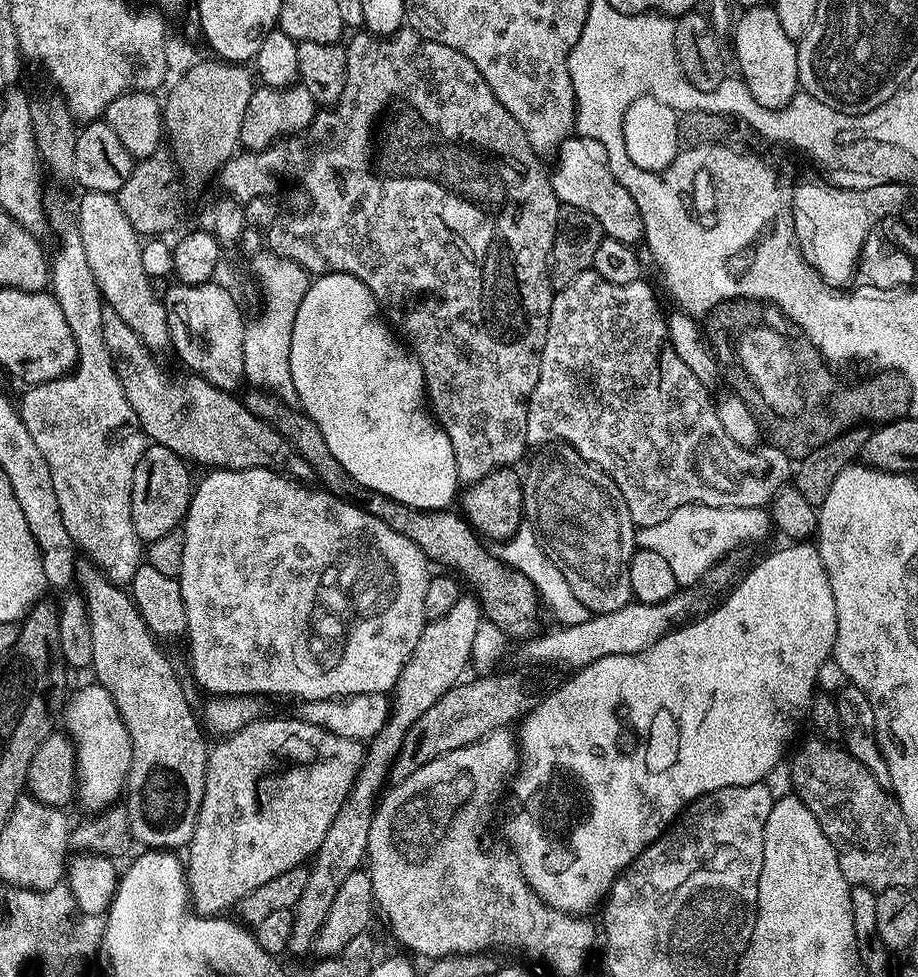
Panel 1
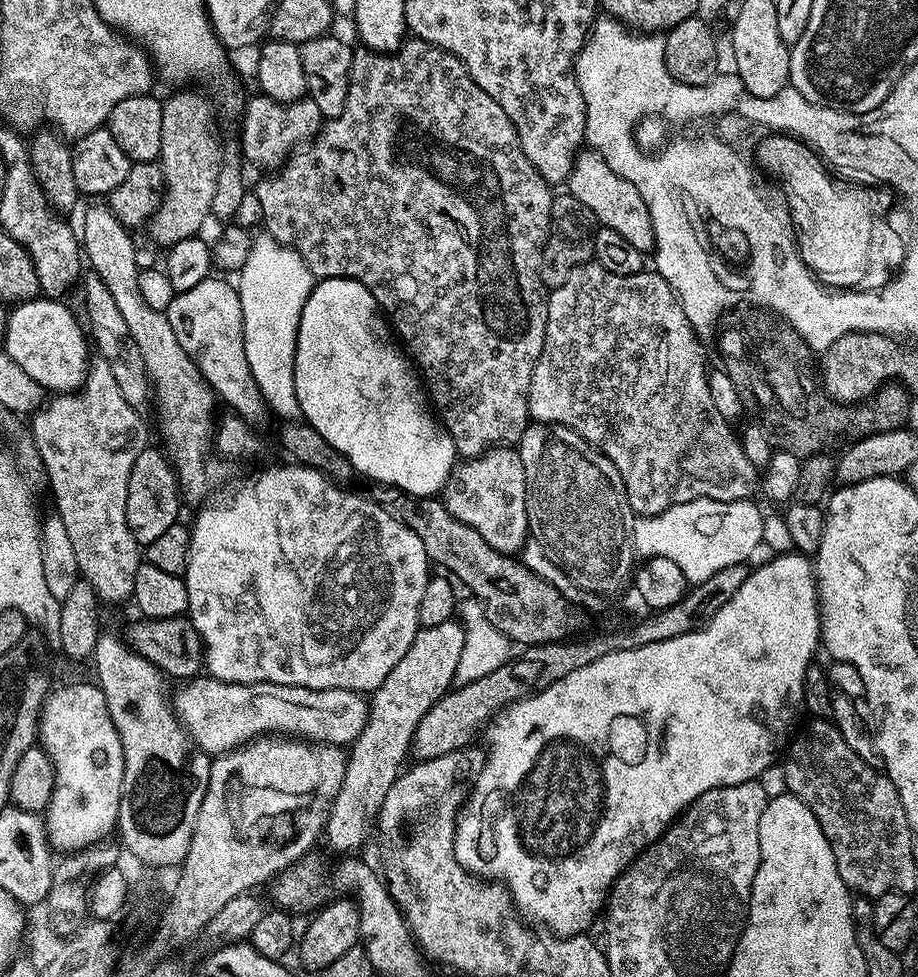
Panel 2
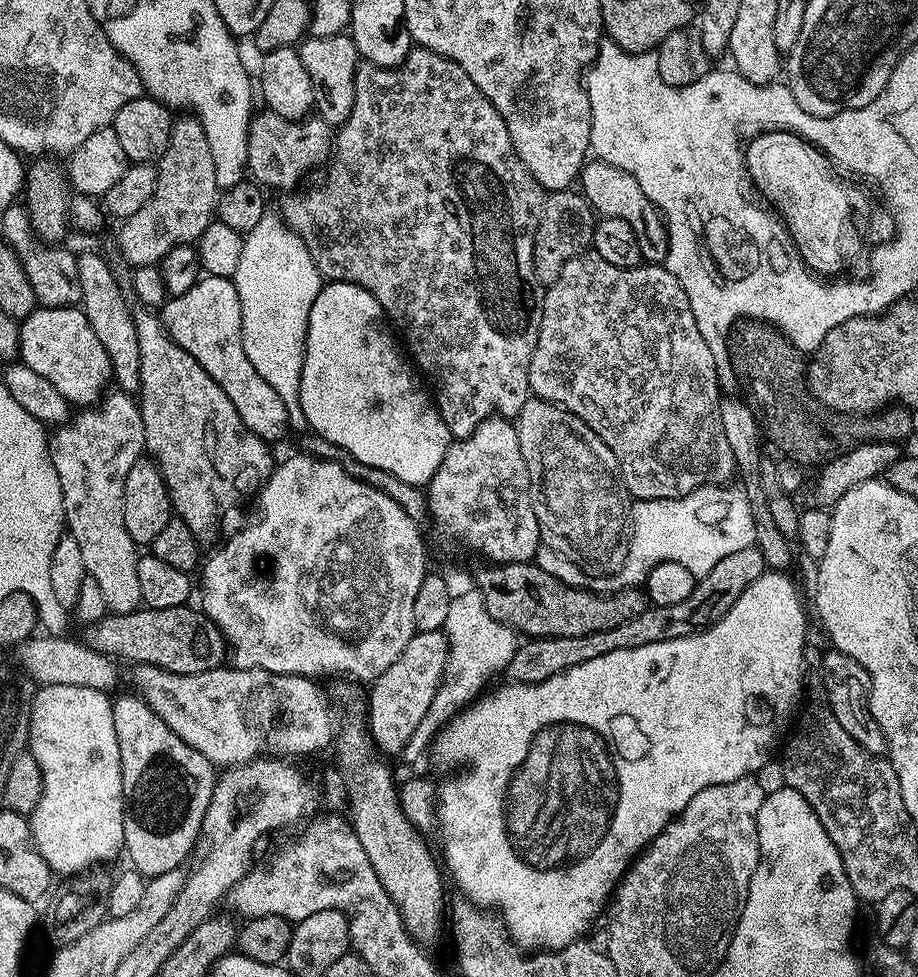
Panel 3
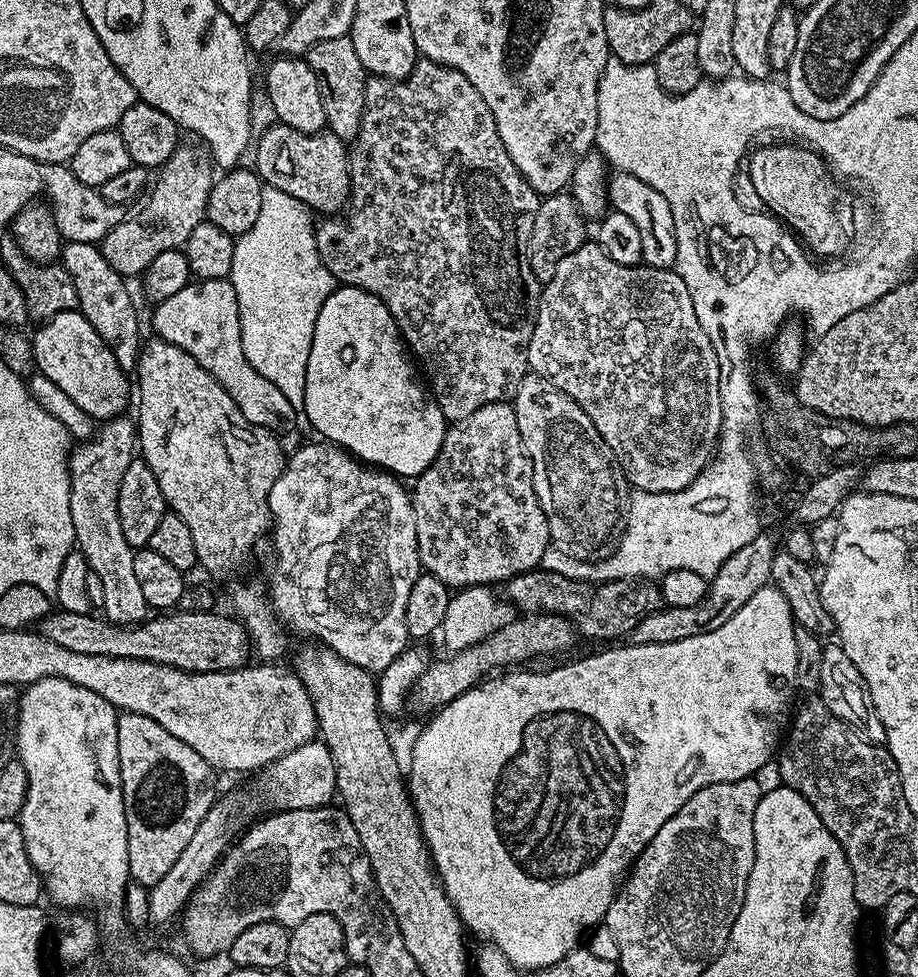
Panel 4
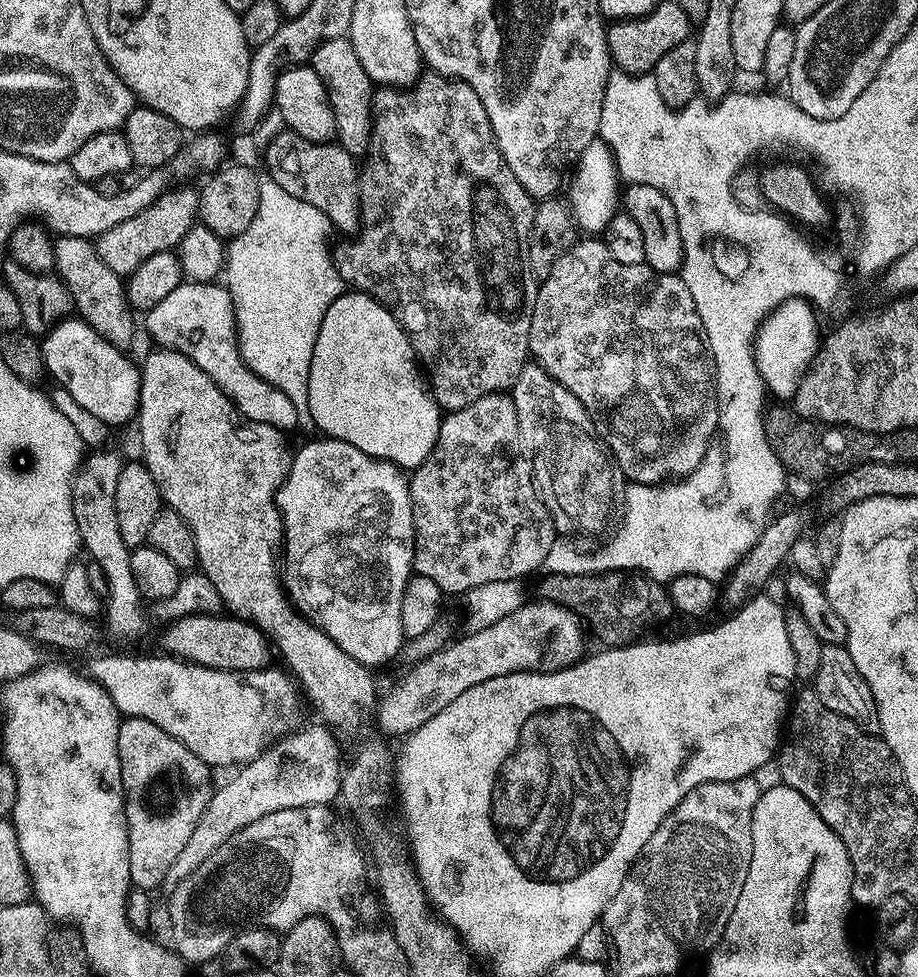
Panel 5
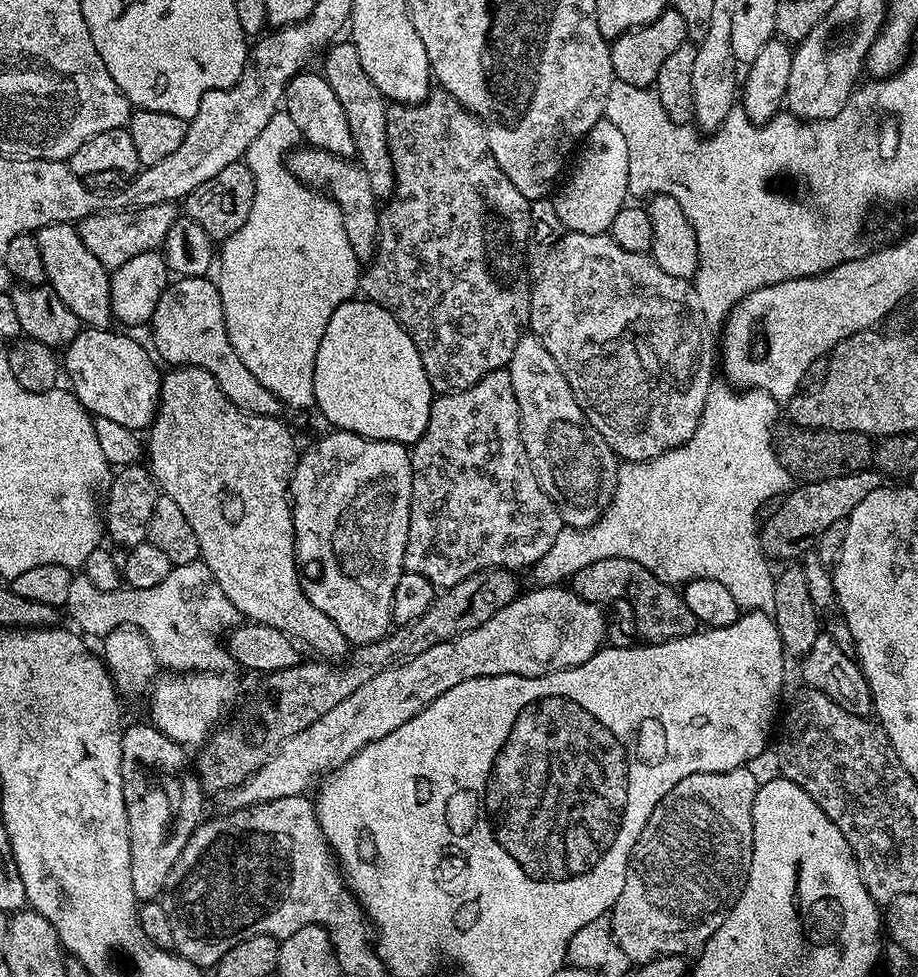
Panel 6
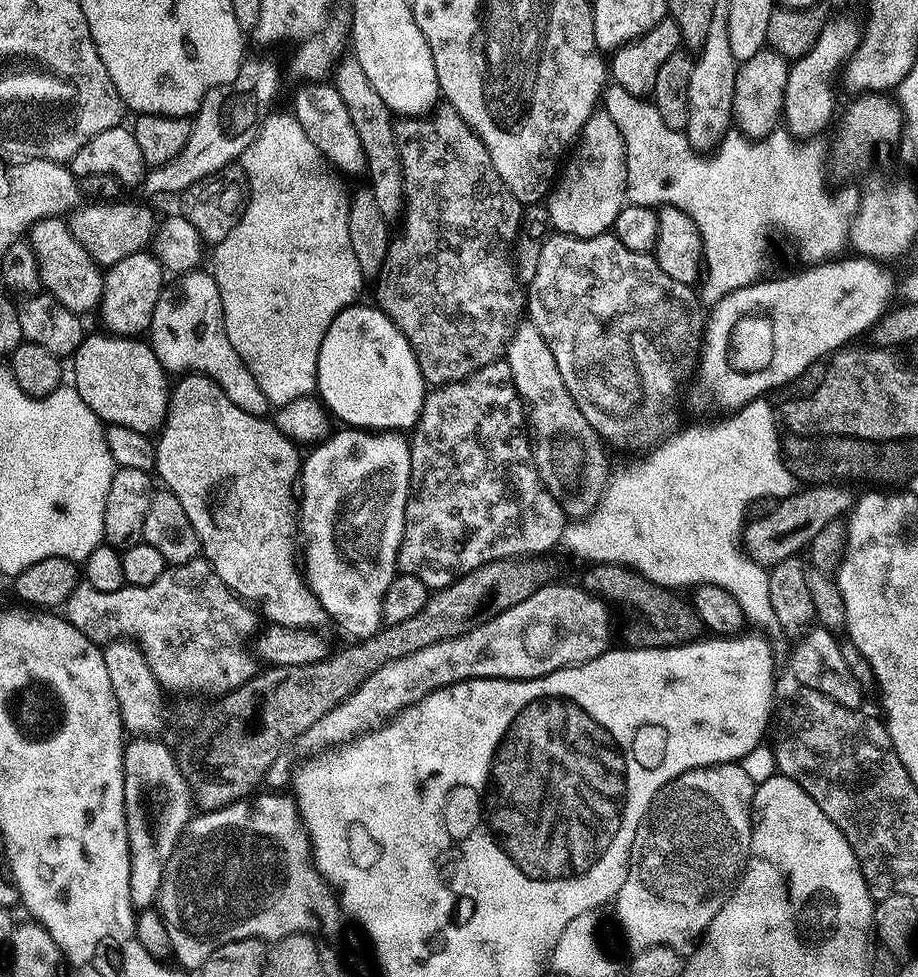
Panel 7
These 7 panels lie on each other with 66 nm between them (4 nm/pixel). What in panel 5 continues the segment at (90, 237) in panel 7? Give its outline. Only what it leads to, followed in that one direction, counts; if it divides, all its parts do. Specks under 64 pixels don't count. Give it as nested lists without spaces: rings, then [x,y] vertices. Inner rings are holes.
[[[195,187],[164,192],[150,207],[142,210],[142,214],[134,214],[134,218],[118,222],[118,226],[95,237],[96,253],[102,262],[106,262],[106,266],[110,266],[110,270],[127,278],[134,270],[138,270],[138,266],[142,266],[142,262],[146,262],[146,258],[173,251],[180,239],[197,223],[199,207],[200,197]]]

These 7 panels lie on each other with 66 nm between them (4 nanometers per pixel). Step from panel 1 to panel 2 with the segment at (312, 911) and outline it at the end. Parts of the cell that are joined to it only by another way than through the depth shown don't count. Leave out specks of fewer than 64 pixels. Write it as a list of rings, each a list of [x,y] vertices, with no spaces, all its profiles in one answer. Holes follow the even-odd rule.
[[[456,618],[442,622],[442,626],[421,628],[414,642],[410,642],[410,650],[402,654],[398,666],[394,666],[394,670],[386,674],[386,682],[382,682],[382,686],[378,686],[376,691],[371,693],[368,721],[362,734],[358,734],[358,738],[350,745],[346,774],[328,811],[328,823],[324,825],[323,835],[326,840],[328,836],[328,844],[334,851],[344,852],[340,854],[352,854],[355,853],[352,852],[355,848],[363,846],[364,839],[368,836],[368,823],[371,820],[373,823],[377,819],[380,803],[386,798],[390,786],[394,786],[394,782],[405,767],[404,759],[406,761],[409,759],[412,738],[414,730],[418,730],[418,722],[422,722],[422,718],[426,718],[429,710],[443,698],[445,692],[453,687],[455,671],[463,648],[463,636],[464,628]]]

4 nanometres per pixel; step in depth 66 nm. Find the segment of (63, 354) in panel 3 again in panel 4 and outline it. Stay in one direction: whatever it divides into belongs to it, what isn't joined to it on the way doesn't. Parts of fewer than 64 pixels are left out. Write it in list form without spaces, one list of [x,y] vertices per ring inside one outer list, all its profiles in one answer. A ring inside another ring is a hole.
[[[77,311],[63,312],[41,323],[31,337],[38,372],[54,382],[81,410],[96,422],[107,422],[123,413],[128,404],[129,373],[120,367],[110,346]]]

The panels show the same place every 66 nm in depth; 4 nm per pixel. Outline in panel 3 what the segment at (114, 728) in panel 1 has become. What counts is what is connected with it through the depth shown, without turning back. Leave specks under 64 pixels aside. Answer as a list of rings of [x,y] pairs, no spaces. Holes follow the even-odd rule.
[[[46,684],[37,687],[32,693],[26,748],[38,762],[42,774],[42,798],[38,798],[30,817],[32,840],[53,873],[75,874],[121,855],[124,847],[124,791],[118,734],[114,734],[109,693],[86,686]]]

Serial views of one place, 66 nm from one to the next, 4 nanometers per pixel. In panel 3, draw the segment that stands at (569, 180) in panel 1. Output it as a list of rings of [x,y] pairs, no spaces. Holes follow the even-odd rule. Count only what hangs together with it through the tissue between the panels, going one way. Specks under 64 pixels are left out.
[[[592,158],[580,169],[578,188],[601,217],[622,218],[622,222],[630,222],[630,230],[634,230],[638,238],[641,261],[663,265],[668,253],[668,225],[654,202],[642,194],[642,186],[638,186],[634,177],[602,159]]]

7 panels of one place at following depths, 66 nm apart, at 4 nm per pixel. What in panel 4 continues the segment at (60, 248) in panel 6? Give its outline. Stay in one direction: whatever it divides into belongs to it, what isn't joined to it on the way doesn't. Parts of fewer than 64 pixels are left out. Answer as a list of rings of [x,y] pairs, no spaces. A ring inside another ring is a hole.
[[[67,241],[62,248],[62,263],[64,269],[72,275],[74,286],[78,290],[78,309],[86,322],[94,326],[94,330],[110,346],[120,367],[125,370],[135,369],[140,358],[142,339],[140,340],[140,316],[136,313],[136,304],[128,293],[125,277],[118,274],[106,262],[99,247],[86,242]]]

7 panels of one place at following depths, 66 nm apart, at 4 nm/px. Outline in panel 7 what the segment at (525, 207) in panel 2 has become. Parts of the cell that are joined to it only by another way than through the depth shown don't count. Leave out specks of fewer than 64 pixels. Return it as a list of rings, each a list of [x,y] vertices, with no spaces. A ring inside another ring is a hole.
[[[440,106],[431,114],[419,118],[400,118],[395,121],[396,145],[400,151],[400,161],[404,171],[404,236],[391,241],[388,245],[388,262],[386,270],[381,272],[376,283],[375,303],[394,321],[396,328],[407,338],[416,355],[418,366],[422,370],[425,381],[429,385],[453,384],[456,380],[464,380],[471,372],[476,372],[482,366],[501,359],[508,347],[508,339],[512,337],[516,325],[522,318],[526,308],[526,296],[520,292],[510,257],[514,243],[522,228],[522,205],[514,194],[498,178],[498,170],[494,170],[494,162],[490,162],[490,154],[478,138],[478,134],[462,119],[453,108]]]

